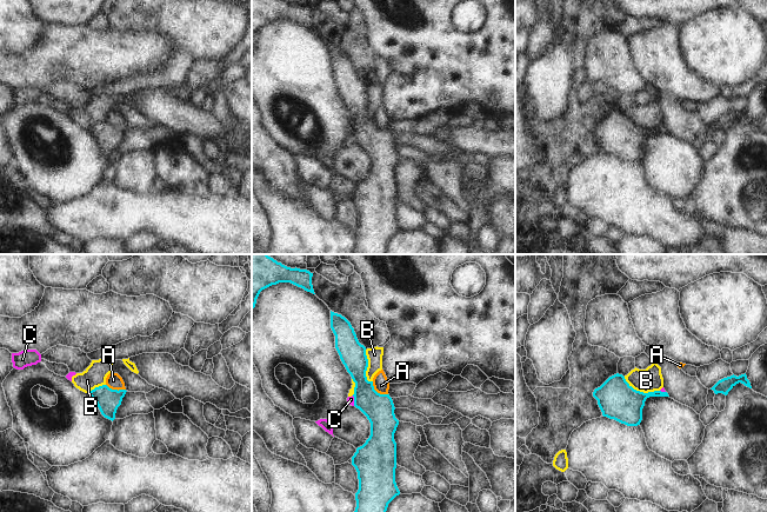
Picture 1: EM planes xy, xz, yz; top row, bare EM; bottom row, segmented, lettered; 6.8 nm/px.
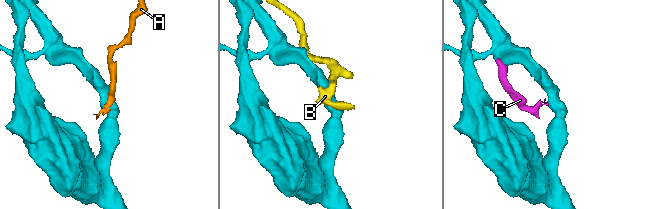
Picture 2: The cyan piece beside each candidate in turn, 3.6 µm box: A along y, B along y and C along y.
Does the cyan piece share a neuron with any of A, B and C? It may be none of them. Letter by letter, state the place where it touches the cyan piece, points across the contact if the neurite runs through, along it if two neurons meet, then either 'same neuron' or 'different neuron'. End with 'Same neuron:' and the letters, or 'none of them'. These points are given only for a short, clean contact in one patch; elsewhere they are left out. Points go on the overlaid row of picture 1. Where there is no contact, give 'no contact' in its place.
A: contact xz (377, 392); border xz (372, 381), (373, 387), (378, 392), (387, 394); different neuron
B: contact yz (641, 392); border yz (624, 377), (637, 390), (644, 392), (659, 391); different neuron
C: contact xz (354, 400); border xz (352, 396), (354, 405); different neuron
Same neuron: none of them

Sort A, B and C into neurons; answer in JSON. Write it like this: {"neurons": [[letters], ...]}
{"neurons": [["A"], ["B", "C"]]}

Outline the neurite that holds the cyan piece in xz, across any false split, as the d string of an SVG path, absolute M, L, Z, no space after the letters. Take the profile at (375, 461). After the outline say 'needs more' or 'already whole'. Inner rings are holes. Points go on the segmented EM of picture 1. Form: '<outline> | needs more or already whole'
M331 311L331 328L340 359L355 383L354 406L371 423L369 438L352 457L359 479L354 512L386 512L388 504L400 494L395 483L394 433L399 425L394 414L395 407L389 394L378 393L373 381L367 380L366 347L359 343L351 323Z | already whole

